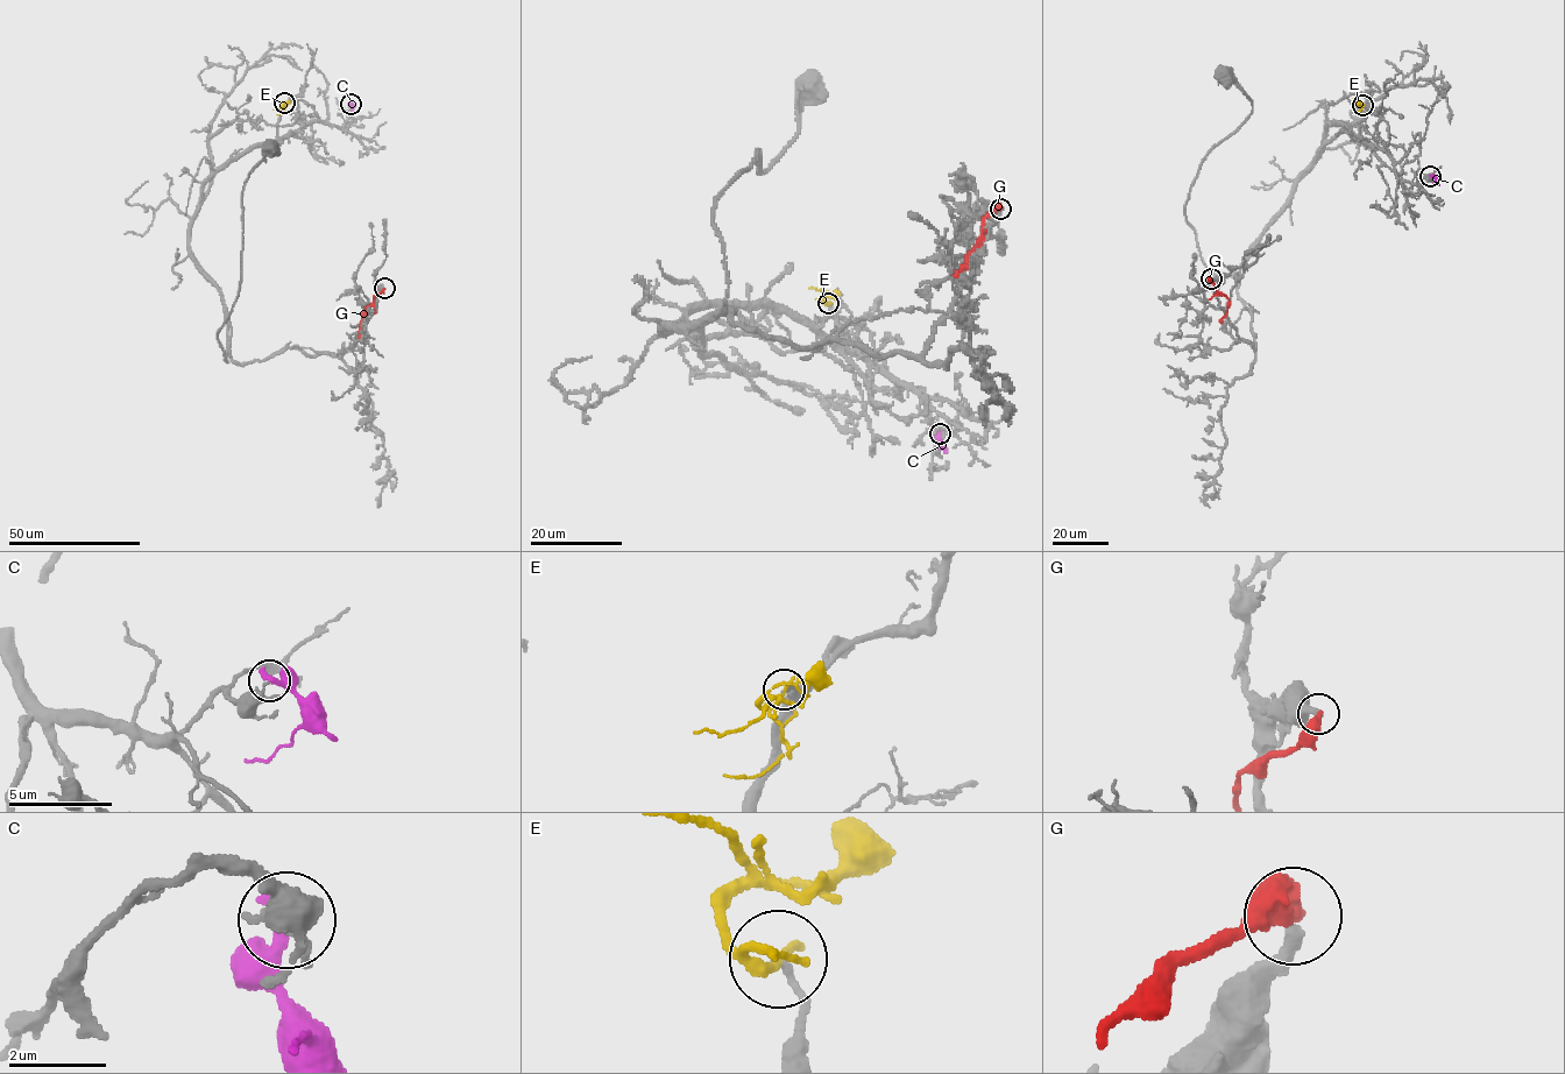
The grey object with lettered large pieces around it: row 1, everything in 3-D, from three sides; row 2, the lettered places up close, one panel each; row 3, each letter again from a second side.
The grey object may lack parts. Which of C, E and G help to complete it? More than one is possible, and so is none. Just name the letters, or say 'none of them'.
E

